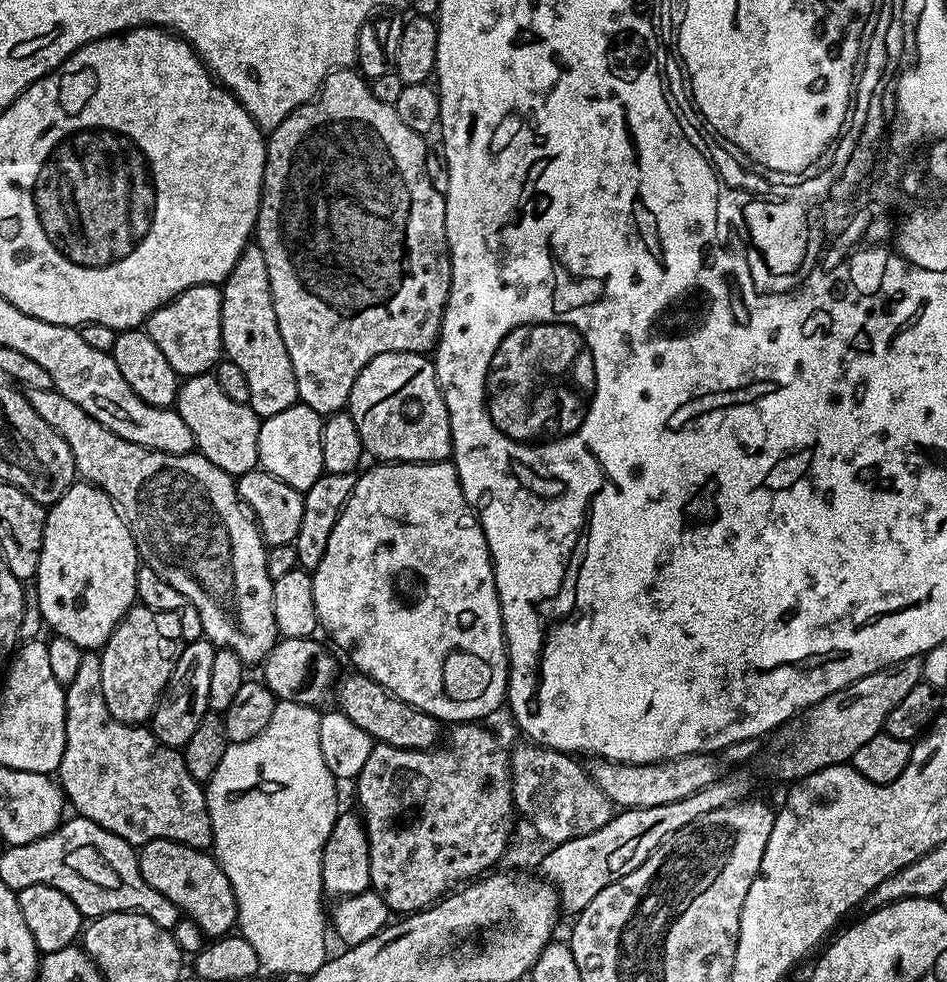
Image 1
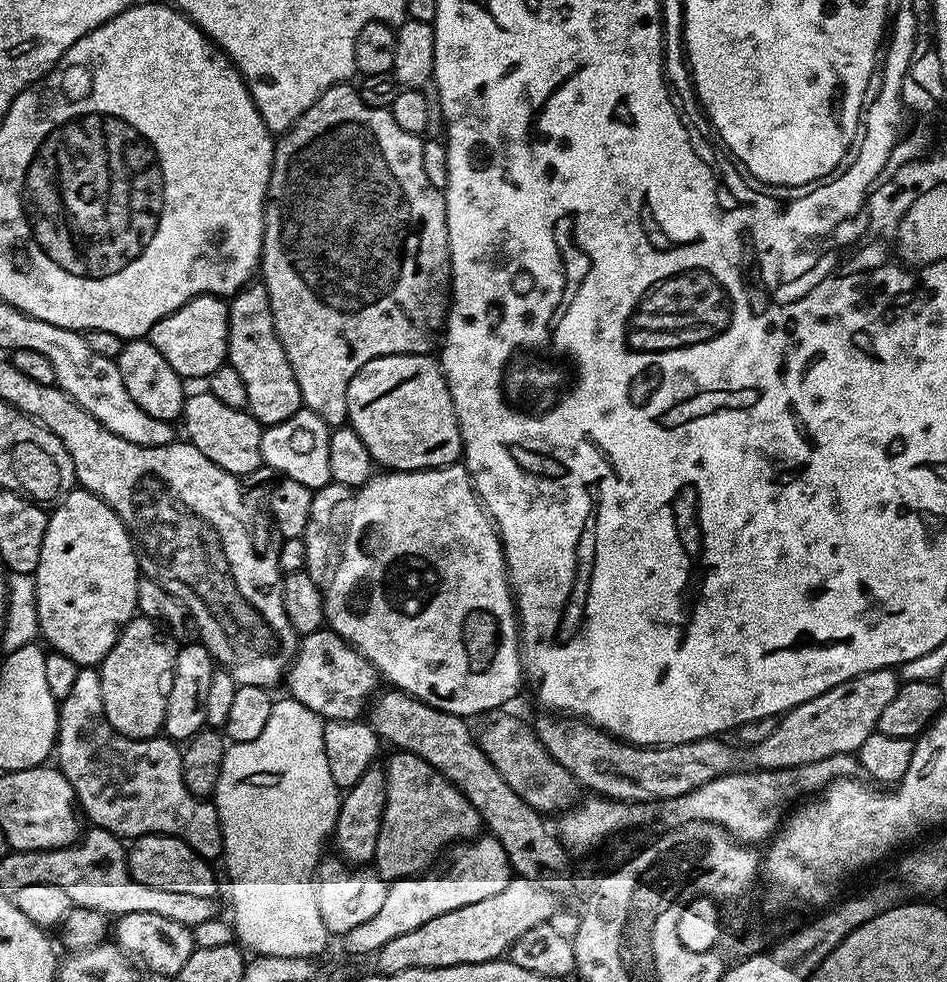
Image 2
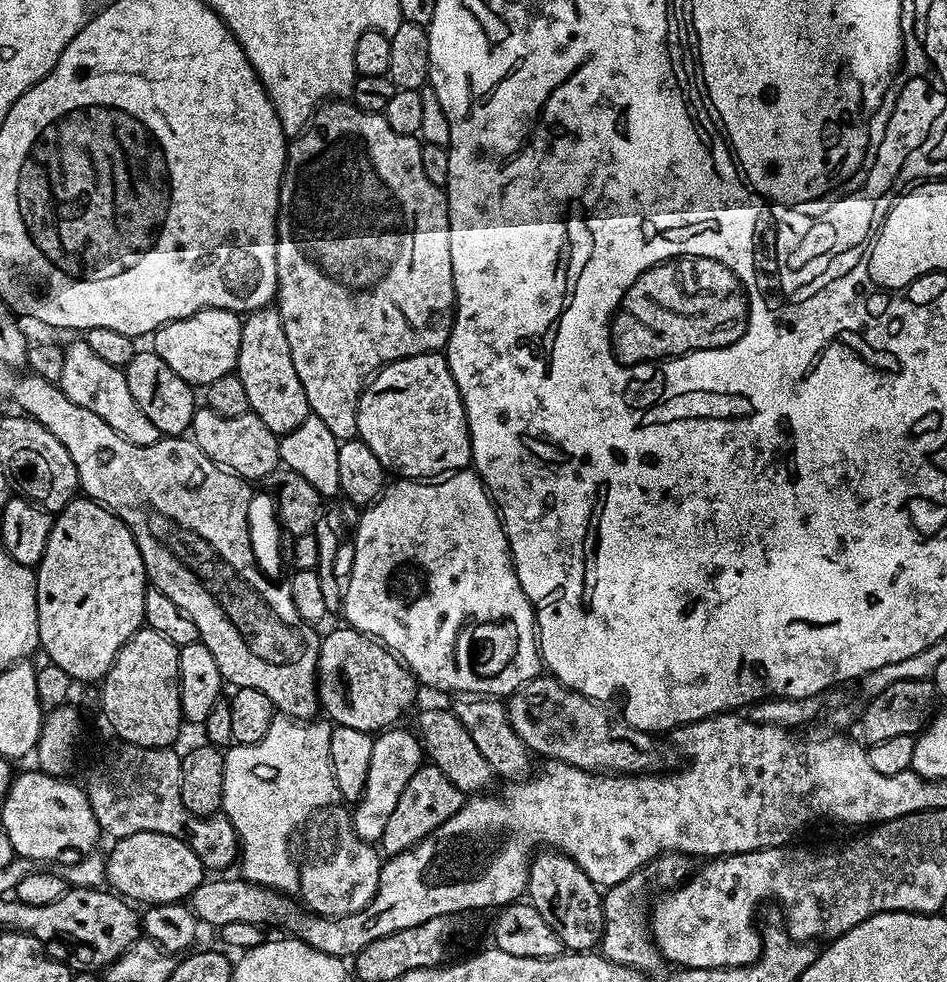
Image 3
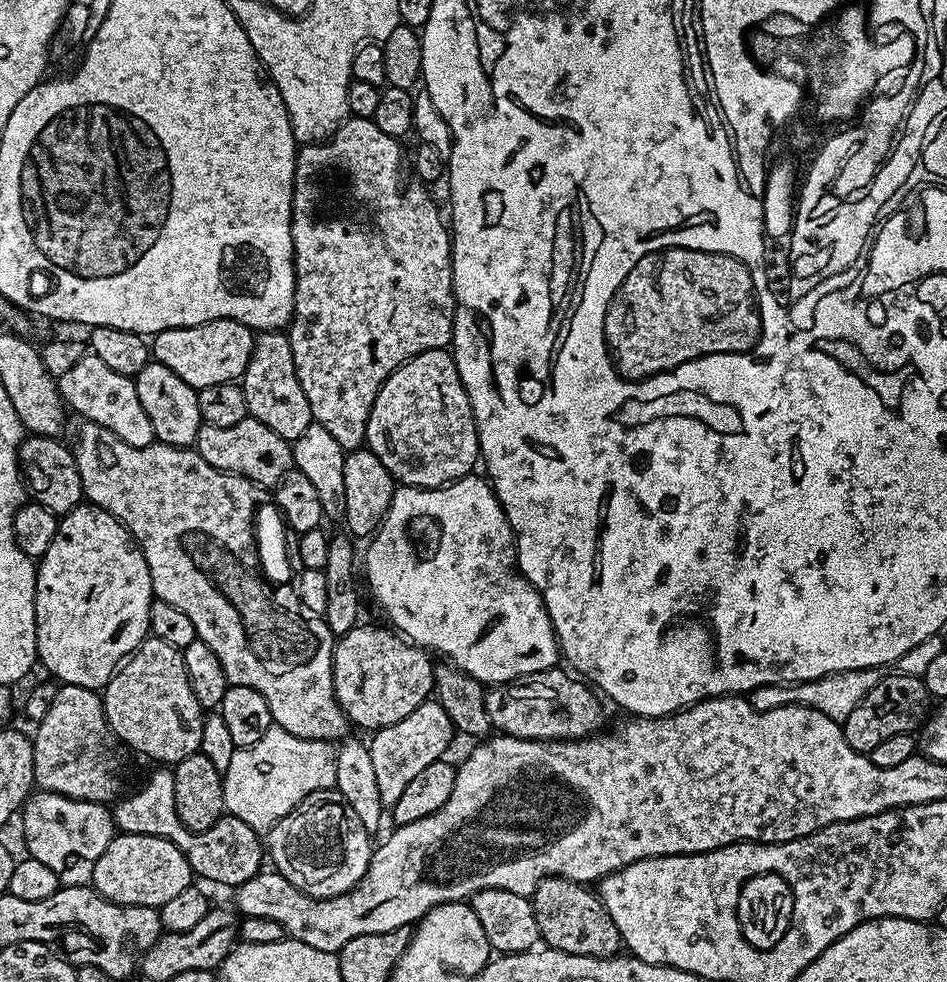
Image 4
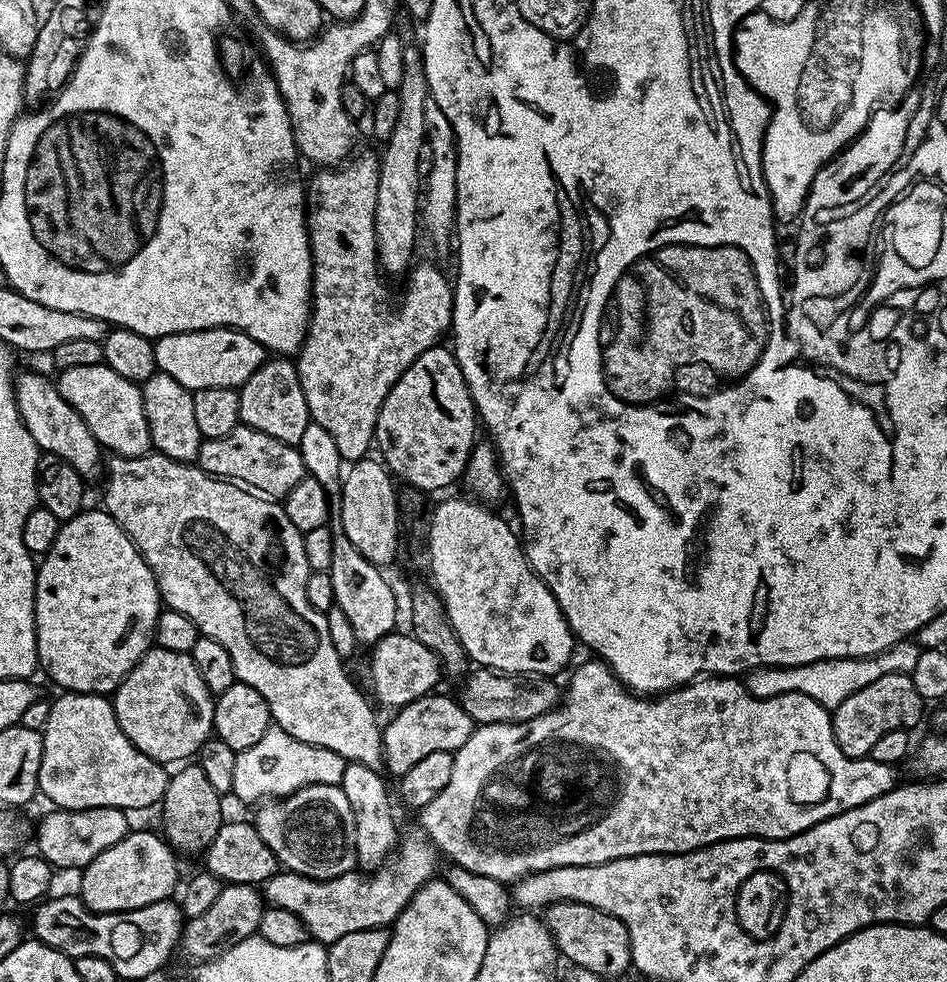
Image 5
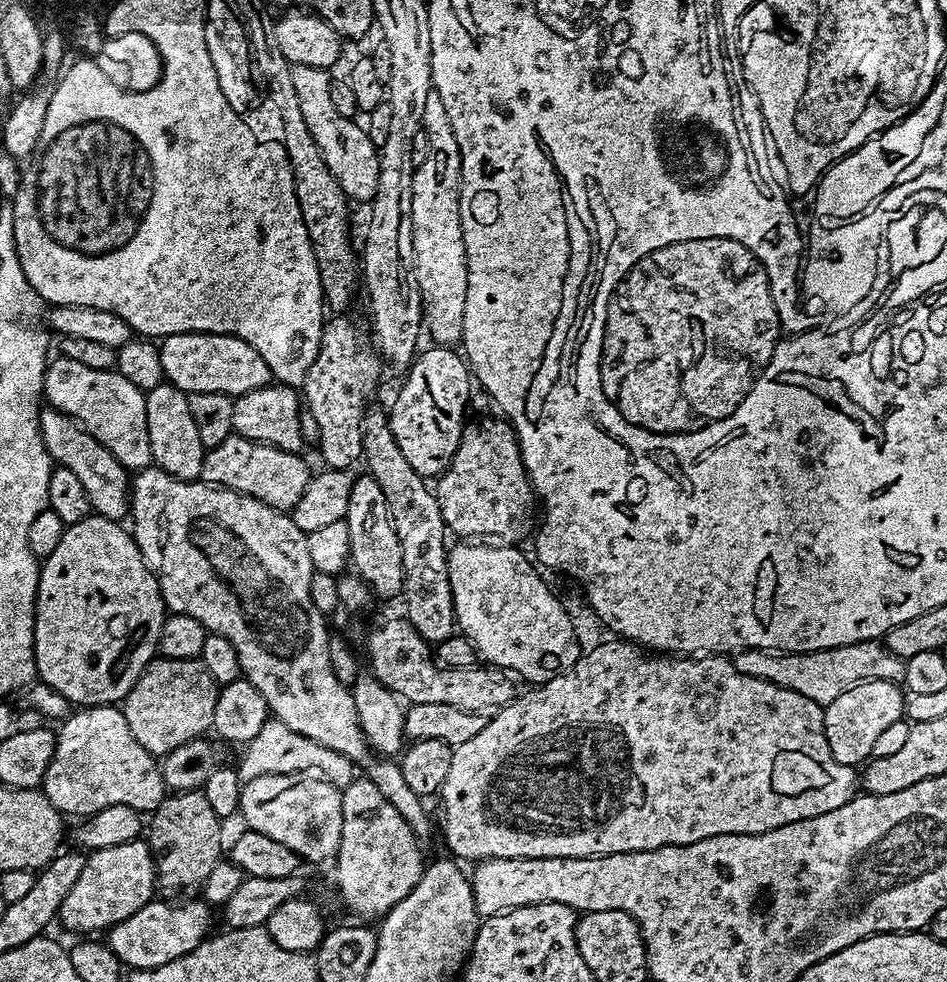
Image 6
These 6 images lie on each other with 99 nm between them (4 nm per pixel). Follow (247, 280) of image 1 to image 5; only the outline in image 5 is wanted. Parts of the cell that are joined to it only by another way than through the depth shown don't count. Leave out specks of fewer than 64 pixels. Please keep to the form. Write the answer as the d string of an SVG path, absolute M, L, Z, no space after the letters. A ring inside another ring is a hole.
M265 359L263 366L254 370L254 374L250 374L250 378L238 391L240 424L243 427L262 430L262 434L270 434L270 438L278 438L278 442L299 446L310 417L306 406L306 394L302 394L302 382L291 359Z

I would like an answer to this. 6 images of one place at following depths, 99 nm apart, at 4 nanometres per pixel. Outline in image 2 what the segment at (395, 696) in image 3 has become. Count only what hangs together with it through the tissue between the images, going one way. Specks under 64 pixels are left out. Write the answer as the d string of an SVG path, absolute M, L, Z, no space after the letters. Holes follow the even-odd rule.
M327 627L299 641L292 667L286 673L286 685L292 691L289 692L291 699L302 702L302 706L310 706L310 710L323 716L325 721L361 719L366 705L377 691L376 680L378 673L375 666L357 648Z

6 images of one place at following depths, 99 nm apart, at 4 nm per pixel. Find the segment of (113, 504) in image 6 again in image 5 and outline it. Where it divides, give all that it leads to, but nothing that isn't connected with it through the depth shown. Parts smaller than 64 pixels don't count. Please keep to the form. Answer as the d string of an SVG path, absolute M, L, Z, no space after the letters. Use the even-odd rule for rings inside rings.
M28 372L25 376L17 375L14 383L18 414L41 453L62 458L62 462L70 462L70 466L78 470L85 482L99 481L106 468L100 443L96 441L94 434L90 434L90 426L82 422L82 414L78 414L78 410L74 410L74 406L70 406L70 402L62 398L57 381L47 380L36 372Z

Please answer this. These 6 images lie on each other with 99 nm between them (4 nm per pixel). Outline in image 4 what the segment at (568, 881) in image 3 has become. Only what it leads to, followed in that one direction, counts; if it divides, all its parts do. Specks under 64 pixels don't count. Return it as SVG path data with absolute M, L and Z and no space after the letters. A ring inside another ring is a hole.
M547 876L530 899L534 918L538 918L540 935L547 947L590 958L606 958L621 951L618 926L614 926L614 918L610 918L610 914L604 909L604 903L591 887L575 884L573 880L561 876Z

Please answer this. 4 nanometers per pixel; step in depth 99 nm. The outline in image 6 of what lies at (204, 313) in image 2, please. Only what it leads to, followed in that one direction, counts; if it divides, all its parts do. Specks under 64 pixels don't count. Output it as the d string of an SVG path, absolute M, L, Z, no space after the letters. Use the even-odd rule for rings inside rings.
M183 332L163 337L158 344L164 379L184 392L213 392L238 397L250 390L273 383L270 366L245 340L236 336L217 336L215 332Z

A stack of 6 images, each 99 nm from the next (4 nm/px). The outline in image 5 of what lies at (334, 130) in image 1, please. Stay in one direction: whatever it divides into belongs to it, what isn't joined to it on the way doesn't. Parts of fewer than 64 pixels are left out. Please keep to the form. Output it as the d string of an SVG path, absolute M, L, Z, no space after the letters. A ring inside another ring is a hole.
M364 152L343 164L325 167L306 184L306 223L308 245L312 248L312 299L308 314L308 332L295 357L296 373L306 394L311 423L322 426L334 438L344 462L365 459L376 435L378 414L388 391L400 375L426 350L437 347L452 327L453 285L432 264L417 263L407 273L408 285L395 304L376 259L374 210L378 202L380 161Z

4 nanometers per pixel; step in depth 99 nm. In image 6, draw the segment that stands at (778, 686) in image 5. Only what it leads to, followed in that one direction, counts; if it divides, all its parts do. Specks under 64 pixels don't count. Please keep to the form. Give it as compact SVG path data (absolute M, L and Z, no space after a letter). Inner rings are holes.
M875 640L858 642L850 646L827 648L817 652L769 652L762 648L745 648L731 657L732 664L742 674L774 682L783 688L794 690L810 702L821 706L834 702L838 694L850 690L850 686L864 680L885 680L891 684L903 685L906 666L904 660Z

